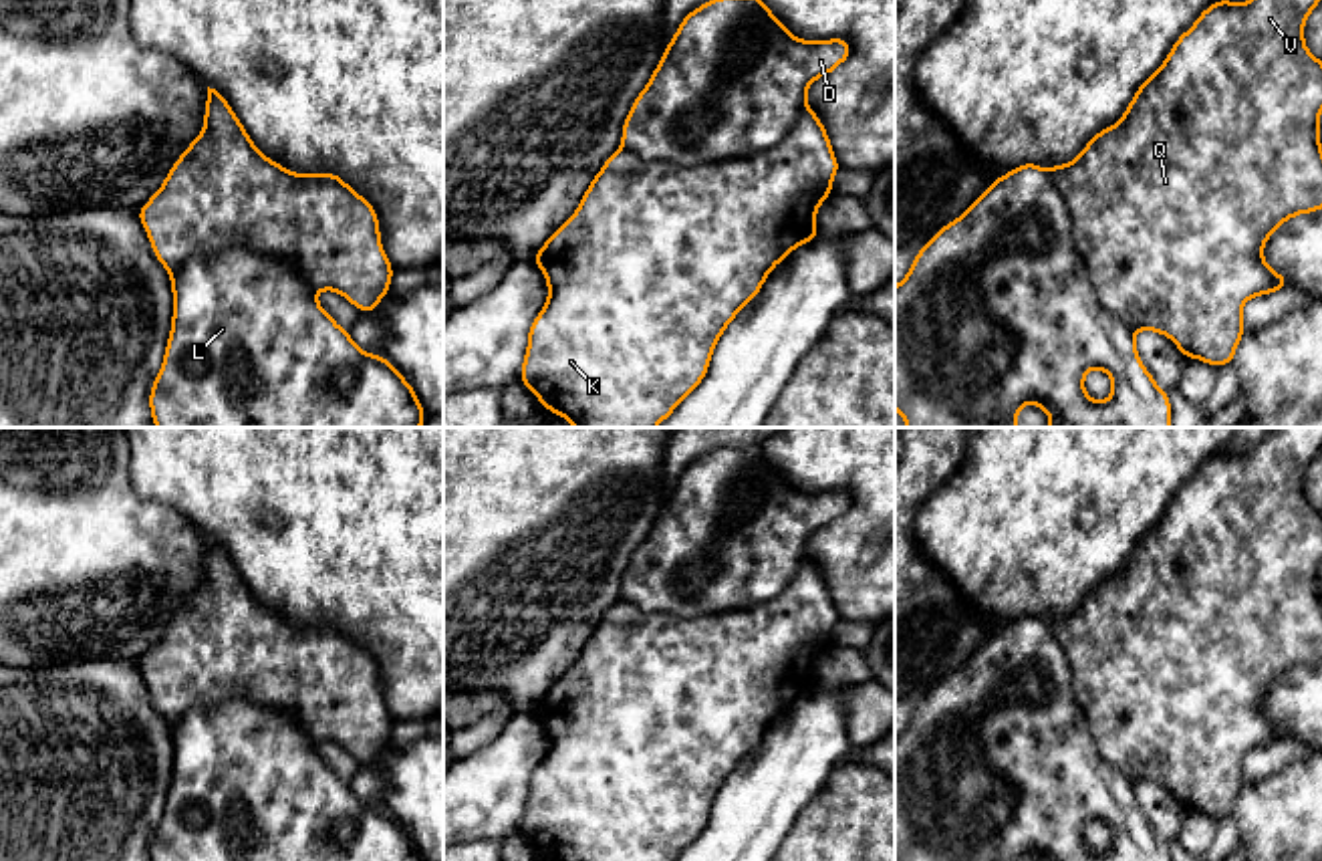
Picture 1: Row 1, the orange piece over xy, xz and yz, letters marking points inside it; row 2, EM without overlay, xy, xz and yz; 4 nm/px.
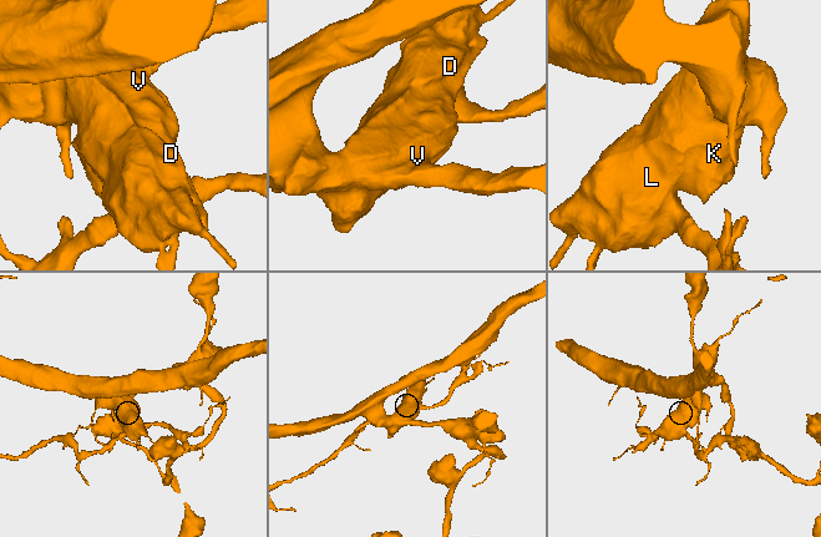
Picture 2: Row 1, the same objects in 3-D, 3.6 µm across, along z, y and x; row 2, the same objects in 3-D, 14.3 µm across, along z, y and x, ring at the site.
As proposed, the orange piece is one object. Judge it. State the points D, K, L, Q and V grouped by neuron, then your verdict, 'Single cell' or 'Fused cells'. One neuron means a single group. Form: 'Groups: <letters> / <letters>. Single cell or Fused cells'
Groups: D L / K Q V. Fused cells

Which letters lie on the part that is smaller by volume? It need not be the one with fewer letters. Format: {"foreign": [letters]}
{"foreign": ["D", "L"]}

